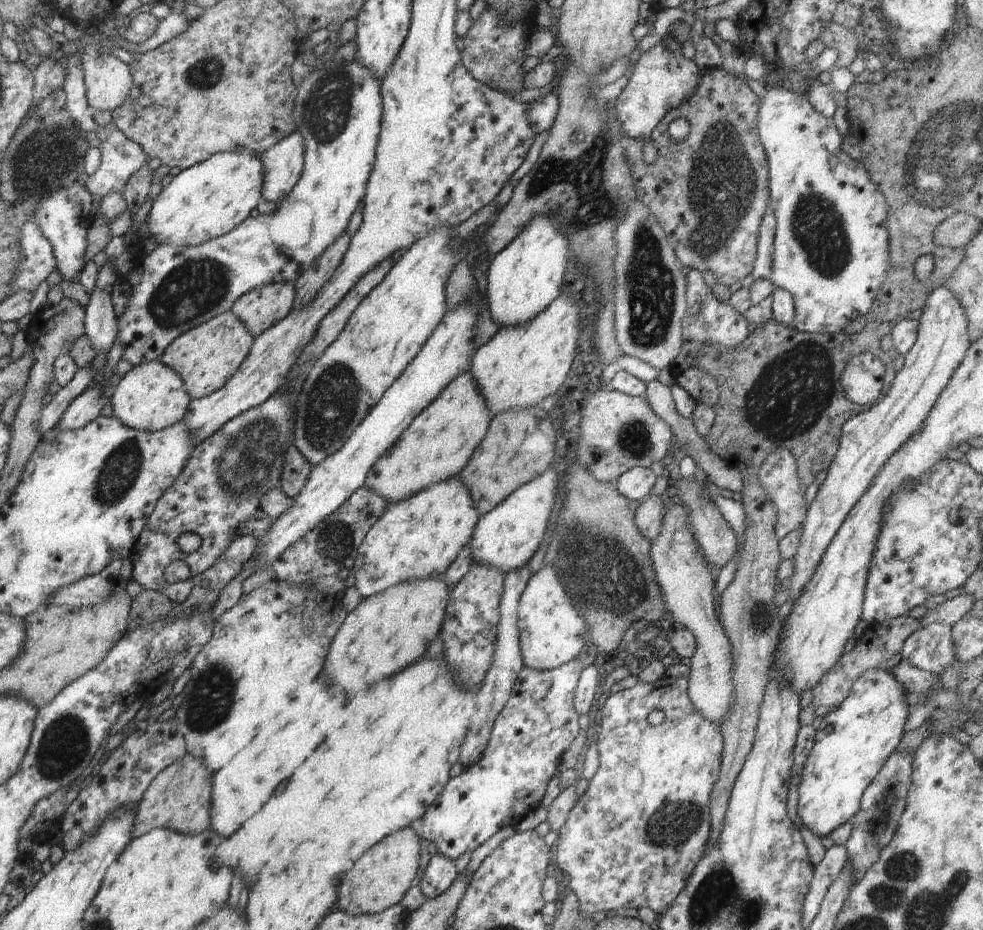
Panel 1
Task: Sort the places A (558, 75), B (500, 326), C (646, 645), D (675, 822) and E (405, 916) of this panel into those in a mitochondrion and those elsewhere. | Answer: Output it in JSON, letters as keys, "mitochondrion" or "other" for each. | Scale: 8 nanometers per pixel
{"A":"other","B":"other","C":"other","D":"mitochondrion","E":"other"}

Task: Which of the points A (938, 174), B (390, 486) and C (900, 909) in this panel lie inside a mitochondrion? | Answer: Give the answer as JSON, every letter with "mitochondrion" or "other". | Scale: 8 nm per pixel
{"A":"mitochondrion","B":"other","C":"mitochondrion"}

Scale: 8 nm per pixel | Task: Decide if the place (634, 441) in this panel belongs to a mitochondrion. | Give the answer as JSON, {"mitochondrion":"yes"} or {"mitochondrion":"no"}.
{"mitochondrion":"yes"}

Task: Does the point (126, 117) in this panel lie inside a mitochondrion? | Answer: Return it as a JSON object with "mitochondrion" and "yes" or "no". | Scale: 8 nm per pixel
{"mitochondrion":"no"}

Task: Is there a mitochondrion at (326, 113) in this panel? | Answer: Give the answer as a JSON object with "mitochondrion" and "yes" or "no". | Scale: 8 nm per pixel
{"mitochondrion":"yes"}

